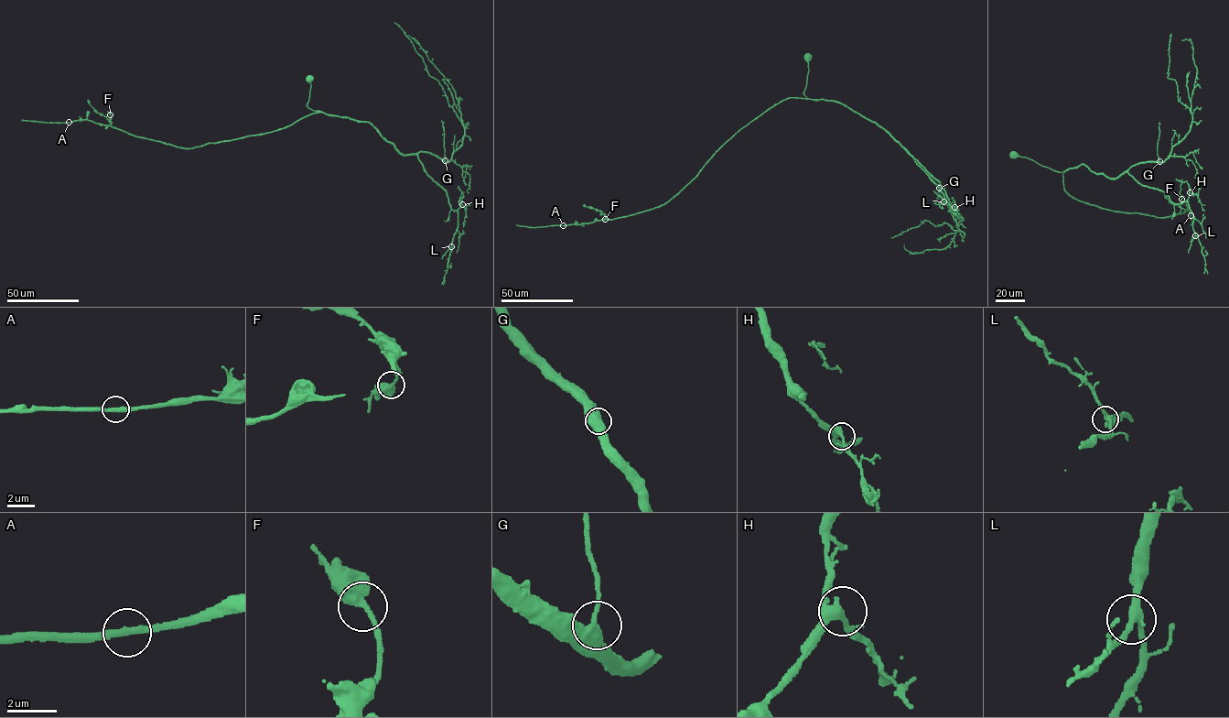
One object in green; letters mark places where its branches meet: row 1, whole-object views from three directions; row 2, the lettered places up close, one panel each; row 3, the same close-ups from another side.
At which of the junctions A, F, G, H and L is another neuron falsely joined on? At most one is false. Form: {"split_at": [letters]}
{"split_at": []}

